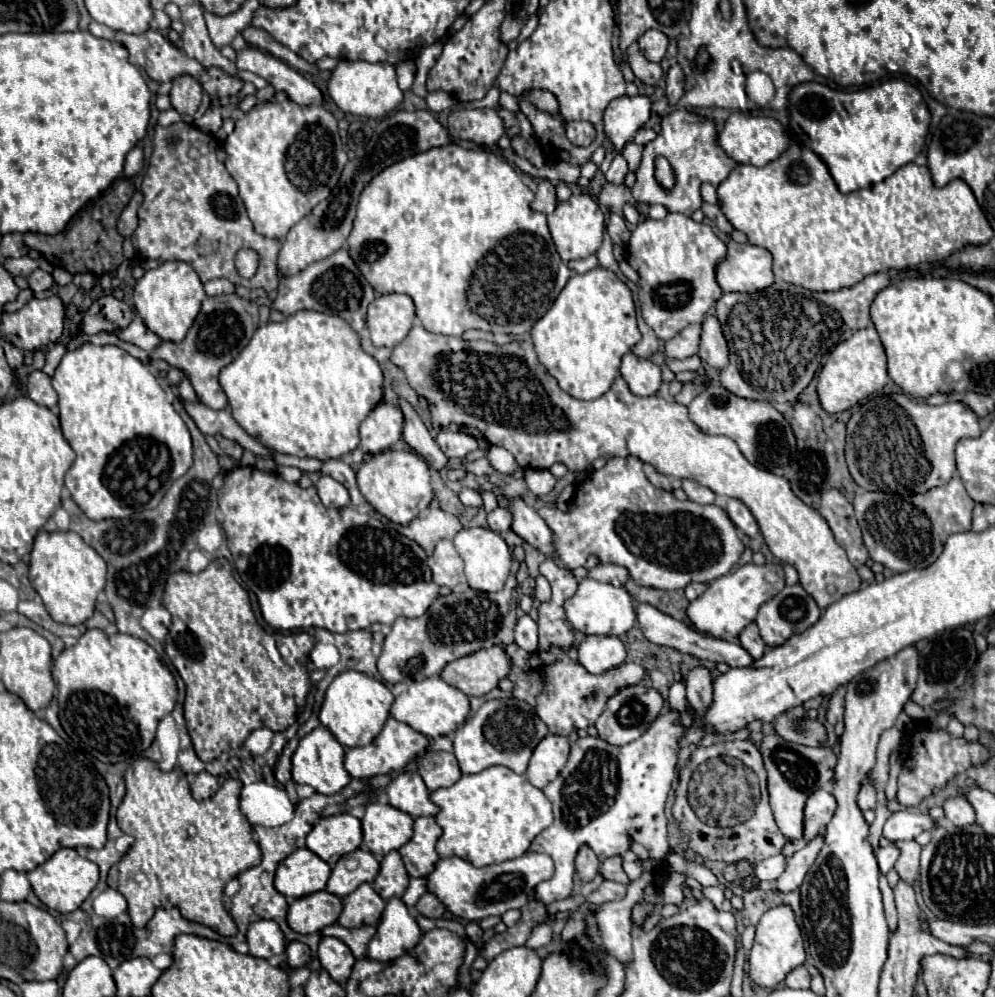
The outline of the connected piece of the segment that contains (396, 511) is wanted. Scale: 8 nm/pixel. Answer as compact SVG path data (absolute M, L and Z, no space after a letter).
M386 450L368 458L360 470L356 472L358 488L366 502L396 524L410 524L418 512L428 508L434 498L432 484L430 484L430 470L428 464L414 452L404 450Z

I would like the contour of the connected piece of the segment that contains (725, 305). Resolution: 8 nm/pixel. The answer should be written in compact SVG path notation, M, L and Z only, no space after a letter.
M886 270L866 276L854 288L844 288L838 292L812 292L802 286L794 286L782 280L776 280L764 292L754 294L724 294L716 302L716 318L722 326L724 338L730 348L730 364L720 372L720 386L728 392L758 400L758 402L796 402L800 392L812 382L820 360L836 344L842 342L848 330L862 330L870 326L870 304L880 290L898 280L900 270Z

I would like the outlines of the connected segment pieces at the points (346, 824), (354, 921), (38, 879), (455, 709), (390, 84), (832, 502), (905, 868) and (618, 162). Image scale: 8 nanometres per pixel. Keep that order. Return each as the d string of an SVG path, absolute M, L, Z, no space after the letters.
M348 812L320 818L306 836L306 846L330 866L334 866L340 856L354 852L360 844L362 824Z
M370 884L358 886L352 894L344 898L344 910L338 924L346 928L358 928L364 924L378 924L386 902L374 892Z
M60 848L50 860L46 860L44 864L40 864L38 868L28 872L28 880L30 880L36 896L42 900L42 904L46 904L48 908L58 910L62 914L74 912L94 890L94 886L98 884L98 878L100 878L98 866L94 862L90 862L88 858L78 856L78 852L74 848Z
M432 676L432 678L420 680L420 682L412 682L408 686L408 690L402 692L394 700L390 714L396 720L400 720L400 722L412 726L414 730L422 732L424 736L438 738L444 734L452 734L460 724L466 722L466 718L470 714L470 702L462 690L446 684L440 676Z
M340 60L338 66L332 70L332 78L328 82L328 94L336 102L336 106L352 116L362 118L384 118L396 106L402 104L404 92L396 84L396 70L386 62L370 64L364 60Z
M828 490L822 494L820 514L826 518L836 542L846 550L850 562L856 568L862 566L868 560L868 552L862 542L852 504L838 490Z
M914 840L894 842L894 846L900 850L900 856L894 864L894 870L898 872L900 880L914 886L918 880L918 874L920 874L920 850L922 850L922 846Z
M616 154L614 160L612 160L612 164L610 164L610 168L608 168L608 172L606 172L604 176L606 176L606 180L608 180L610 184L622 184L626 172L628 172L626 160L622 158L622 154Z

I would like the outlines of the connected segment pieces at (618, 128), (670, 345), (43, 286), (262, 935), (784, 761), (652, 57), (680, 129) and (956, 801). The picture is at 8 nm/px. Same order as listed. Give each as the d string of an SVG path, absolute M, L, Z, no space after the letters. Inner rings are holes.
M620 96L614 98L604 112L604 132L620 152L634 134L648 122L652 100L648 96Z
M690 324L684 328L678 336L668 340L664 344L664 352L668 358L690 358L698 352L700 346L700 334L702 334L702 324Z
M34 270L30 276L28 276L28 284L30 284L30 288L38 294L38 292L46 292L46 290L50 290L52 286L54 286L54 278L48 274L48 272L44 272L44 270Z
M258 920L250 924L246 934L250 954L258 958L272 958L276 954L282 954L286 948L286 938L282 936L282 930L274 920Z
M772 734L764 736L760 746L758 746L764 768L768 772L768 794L770 794L770 806L776 818L778 828L782 830L784 836L790 840L802 836L802 818L804 818L804 804L806 798L818 790L826 788L834 776L834 766L836 766L836 756L832 750L826 748L808 748L802 744L786 742L782 736Z
M648 30L638 38L638 44L650 62L660 62L668 48L668 36L660 30Z
M678 108L662 120L662 132L656 136L656 140L652 140L650 144L644 146L642 162L636 170L638 180L632 188L632 196L636 202L662 204L668 212L680 212L684 216L692 216L692 212L702 206L700 184L702 182L722 182L734 168L736 168L736 162L718 144L716 122L714 120L710 122L706 116L700 116L696 112ZM658 154L666 156L674 168L676 186L672 190L664 190L654 178L654 158Z
M948 798L944 800L944 814L946 818L956 824L956 826L966 826L966 824L972 824L976 818L974 818L974 810L972 806L964 800L964 798Z

